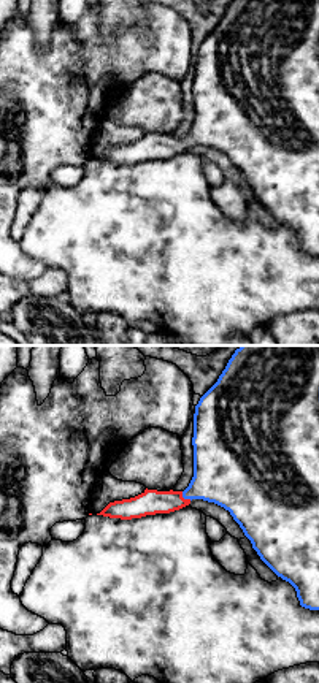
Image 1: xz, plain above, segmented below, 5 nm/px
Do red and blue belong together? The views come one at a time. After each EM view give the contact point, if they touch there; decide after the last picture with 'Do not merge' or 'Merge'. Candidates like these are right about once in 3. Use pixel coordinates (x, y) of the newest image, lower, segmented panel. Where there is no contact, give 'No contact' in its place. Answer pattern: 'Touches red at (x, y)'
Touches red at (183, 498)

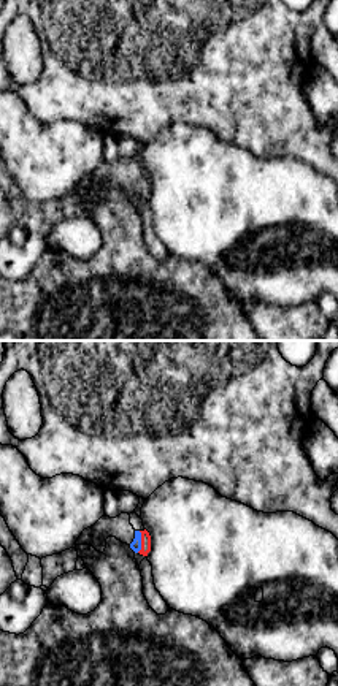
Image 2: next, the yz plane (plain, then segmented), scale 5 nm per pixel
Touches red at (142, 542)

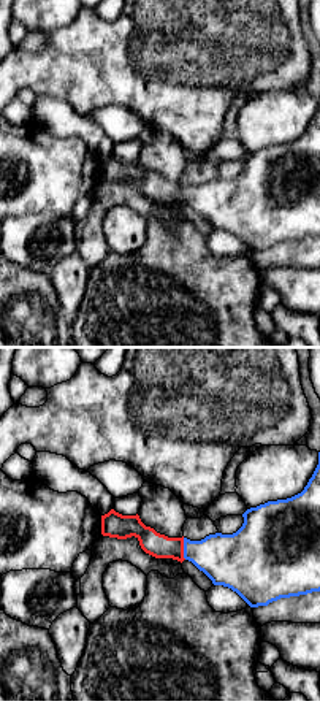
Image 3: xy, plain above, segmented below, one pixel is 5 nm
Touches red at (182, 549)

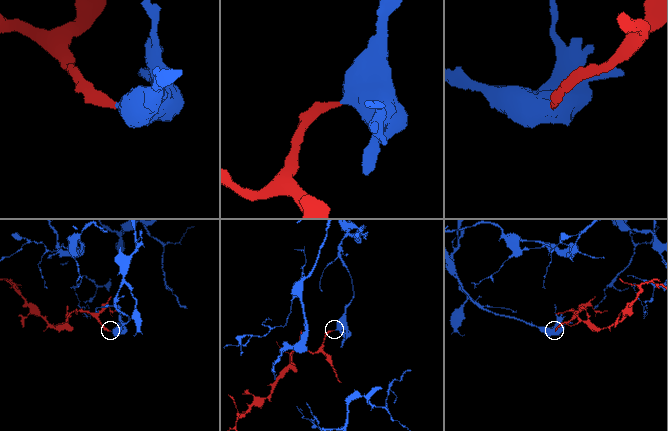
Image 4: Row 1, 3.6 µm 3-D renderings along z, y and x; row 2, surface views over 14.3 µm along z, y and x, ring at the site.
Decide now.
Merge

